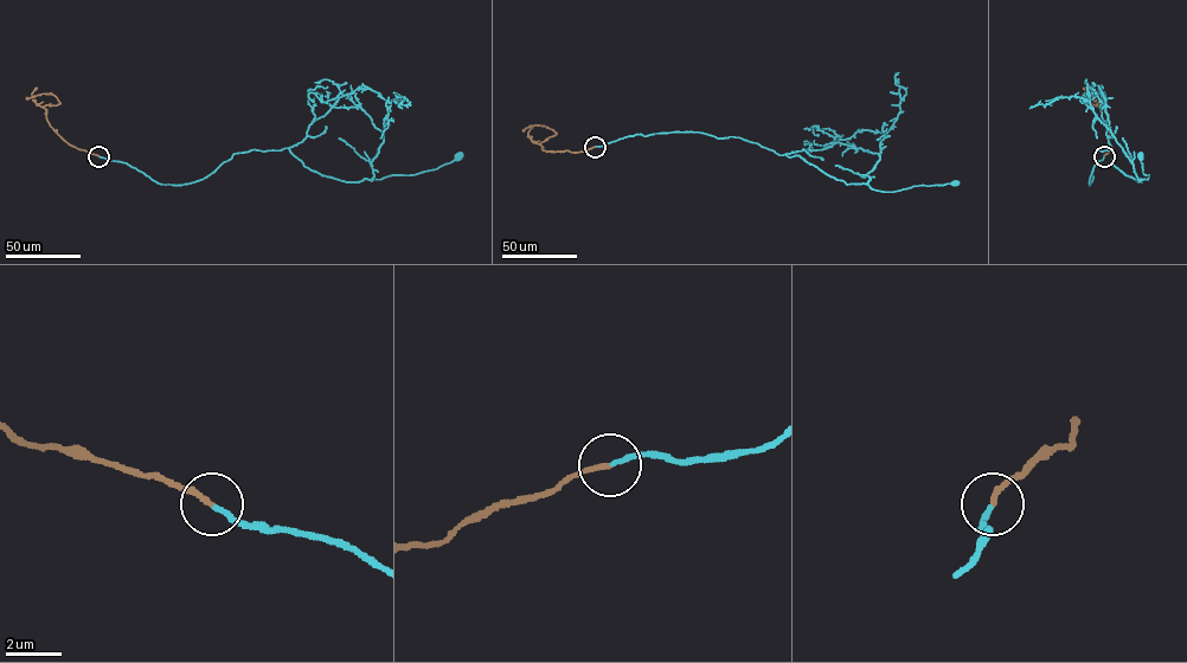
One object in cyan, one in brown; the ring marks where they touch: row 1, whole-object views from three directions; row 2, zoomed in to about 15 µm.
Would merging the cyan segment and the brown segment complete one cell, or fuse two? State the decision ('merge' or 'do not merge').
merge

